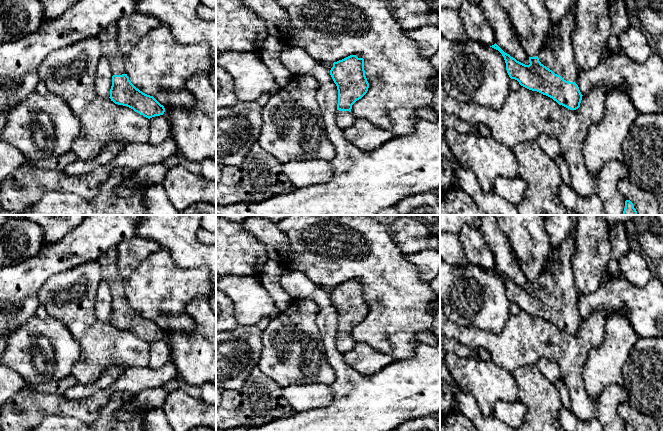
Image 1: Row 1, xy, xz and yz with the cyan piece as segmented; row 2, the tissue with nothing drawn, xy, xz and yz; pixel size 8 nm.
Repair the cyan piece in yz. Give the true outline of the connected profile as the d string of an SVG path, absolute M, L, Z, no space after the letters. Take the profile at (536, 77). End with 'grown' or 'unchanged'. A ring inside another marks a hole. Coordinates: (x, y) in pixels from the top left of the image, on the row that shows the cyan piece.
M575 2L568 14L558 22L555 28L556 39L553 47L543 47L537 56L529 57L529 65L517 61L505 53L496 43L490 46L498 50L504 57L506 70L511 79L517 80L521 86L529 90L537 91L552 98L559 105L570 110L576 110L580 107L583 96L577 85L578 67L575 61L572 43L576 11L577 4Z; grown

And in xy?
M117 22L102 29L96 38L102 48L102 57L106 58L112 70L110 99L115 104L127 106L135 112L150 119L163 115L165 108L153 96L137 89L126 74L126 57L120 52Z; grown

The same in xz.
M350 55L333 63L330 75L337 86L338 104L336 123L339 128L349 128L356 120L351 112L352 105L368 91L364 59Z; grown

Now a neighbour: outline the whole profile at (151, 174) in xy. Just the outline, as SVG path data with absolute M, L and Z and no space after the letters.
M162 163L147 164L136 170L135 176L128 178L116 191L116 196L128 198L135 190L144 186L163 184L164 178L170 167Z

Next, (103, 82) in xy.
M101 57L98 62L95 79L95 90L99 96L103 98L110 97L112 76L113 75L109 61L106 58Z

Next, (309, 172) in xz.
M326 160L287 162L282 165L282 171L289 178L294 189L323 184L330 181L333 176L330 161Z

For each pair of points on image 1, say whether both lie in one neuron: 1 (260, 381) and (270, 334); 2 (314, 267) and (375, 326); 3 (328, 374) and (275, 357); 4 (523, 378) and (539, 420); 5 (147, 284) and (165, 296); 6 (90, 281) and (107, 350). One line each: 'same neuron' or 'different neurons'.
1: different neurons
2: same neuron
3: same neuron
4: same neuron
5: same neuron
6: same neuron

